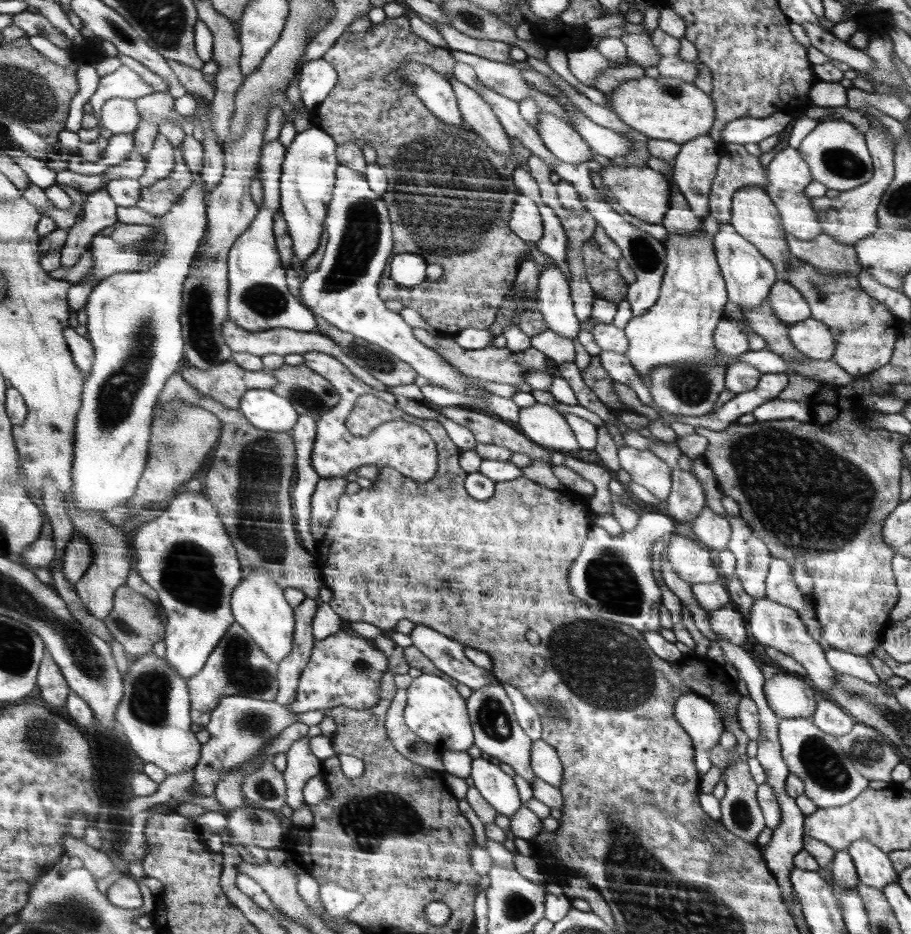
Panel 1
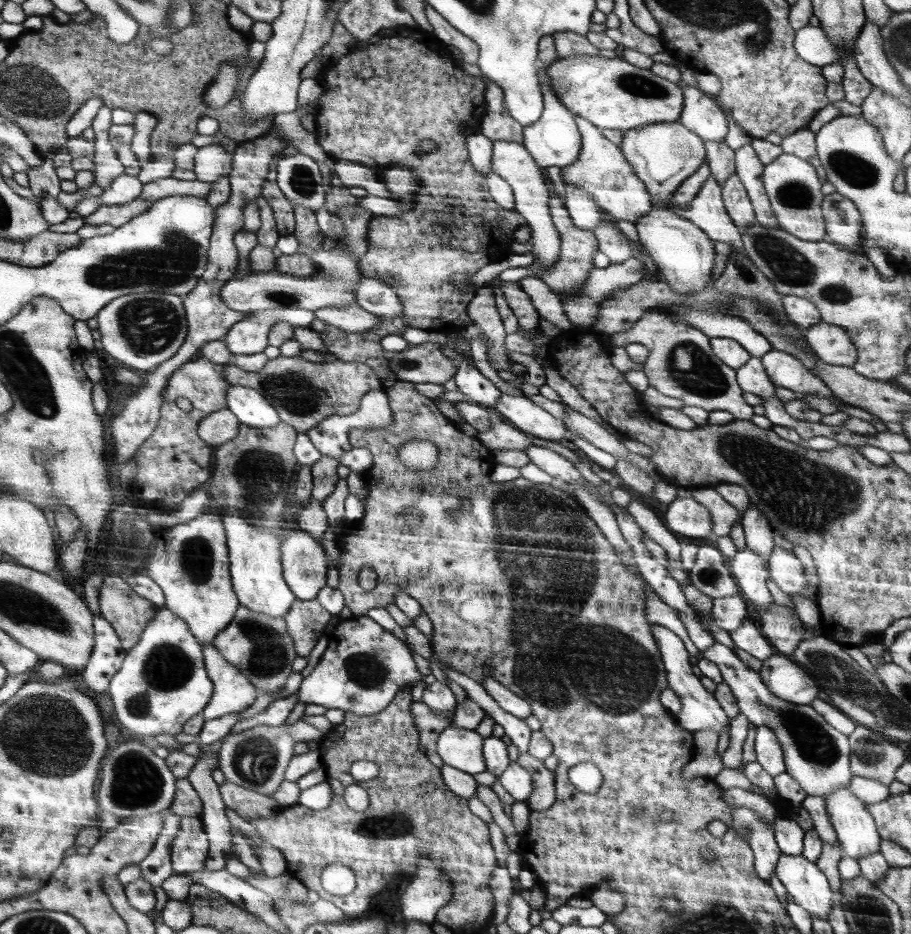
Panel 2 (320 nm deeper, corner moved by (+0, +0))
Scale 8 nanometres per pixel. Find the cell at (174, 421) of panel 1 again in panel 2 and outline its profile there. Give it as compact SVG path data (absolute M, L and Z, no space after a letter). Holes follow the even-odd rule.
M228 408L223 409L212 412L212 415L200 422L198 429L200 438L216 447L228 443L239 435L241 423L238 418Z

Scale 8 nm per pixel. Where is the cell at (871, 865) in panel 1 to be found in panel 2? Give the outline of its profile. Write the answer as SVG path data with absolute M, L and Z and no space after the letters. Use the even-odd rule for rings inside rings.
M846 784L844 788L838 788L823 798L844 856L857 859L878 852L883 840L872 812L848 787L849 784Z

